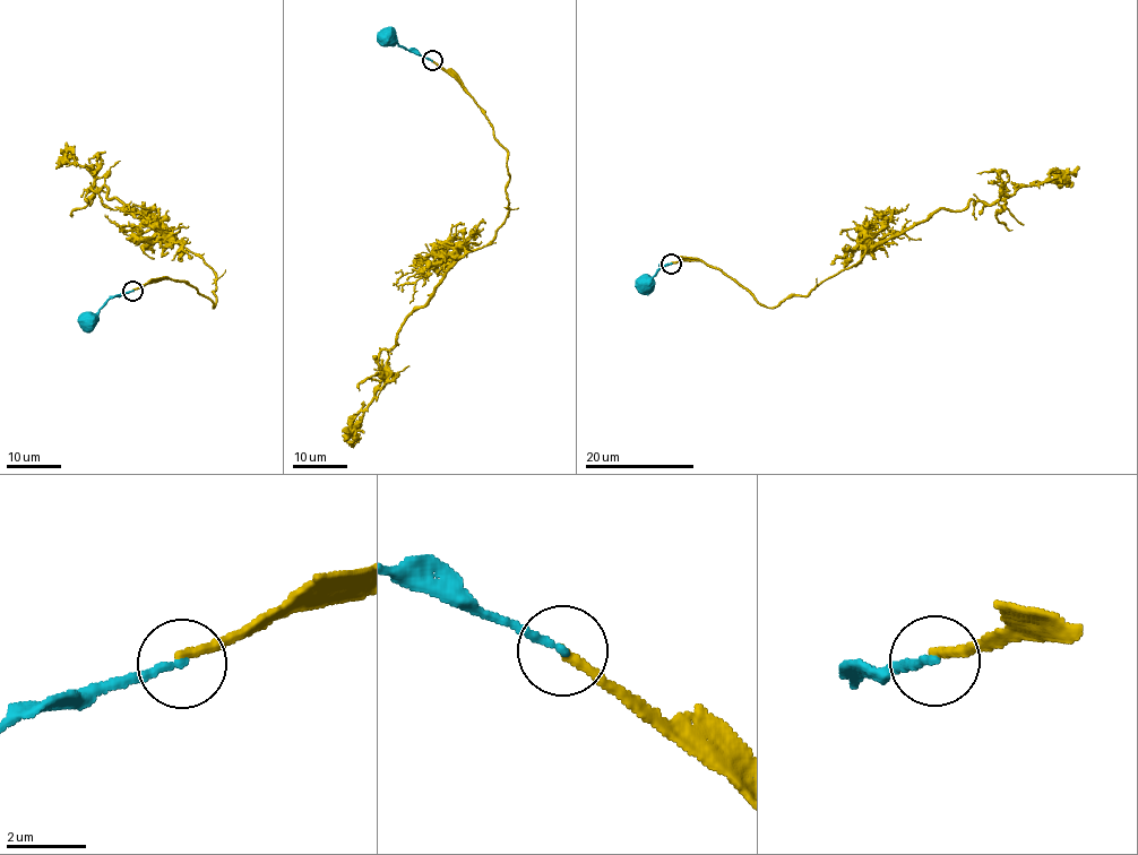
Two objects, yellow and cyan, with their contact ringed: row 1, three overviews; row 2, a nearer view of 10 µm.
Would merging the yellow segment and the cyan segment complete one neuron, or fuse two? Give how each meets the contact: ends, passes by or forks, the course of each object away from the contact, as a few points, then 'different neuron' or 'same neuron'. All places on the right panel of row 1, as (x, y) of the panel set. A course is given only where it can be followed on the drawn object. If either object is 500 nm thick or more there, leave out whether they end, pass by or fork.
yellow ends; cyan ends; course yellow (671, 262), (705, 261), (777, 307), (940, 209), (993, 205), (1079, 166); course cyan (671, 264), (664, 265), (641, 286), (643, 283); different neuron

